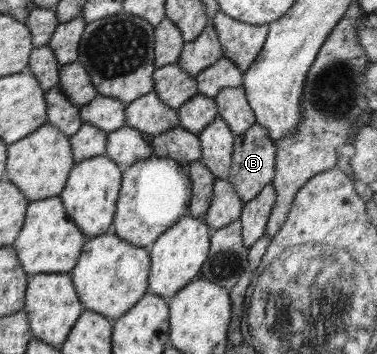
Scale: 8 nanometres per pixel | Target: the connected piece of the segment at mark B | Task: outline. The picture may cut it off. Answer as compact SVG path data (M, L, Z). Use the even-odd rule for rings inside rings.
M258 122L247 132L234 135L232 168L226 179L234 186L235 192L243 202L253 200L266 184L272 182L275 174L276 150L276 143L268 137L266 128Z

